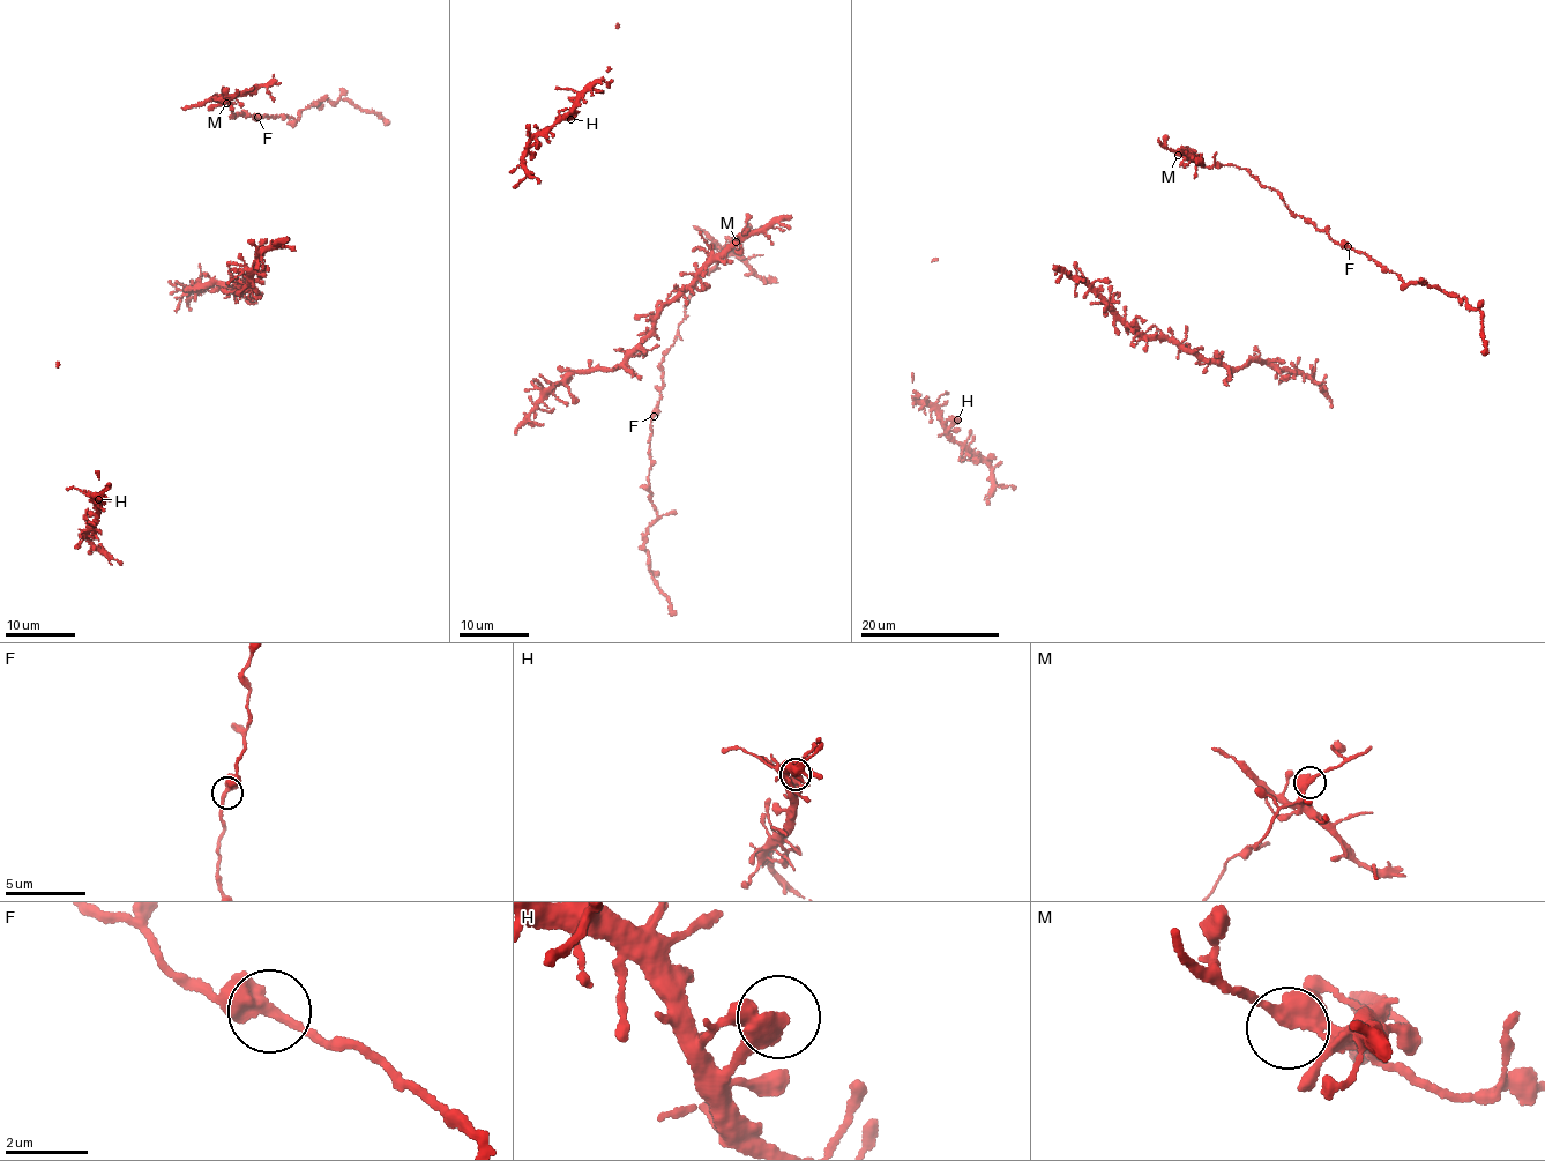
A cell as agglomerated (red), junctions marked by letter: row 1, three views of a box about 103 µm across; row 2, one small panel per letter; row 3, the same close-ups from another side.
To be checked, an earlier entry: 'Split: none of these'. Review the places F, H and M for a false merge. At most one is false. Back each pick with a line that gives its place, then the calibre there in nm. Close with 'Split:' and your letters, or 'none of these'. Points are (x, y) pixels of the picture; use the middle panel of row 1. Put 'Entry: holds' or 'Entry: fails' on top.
Entry: holds
Split: none of these

